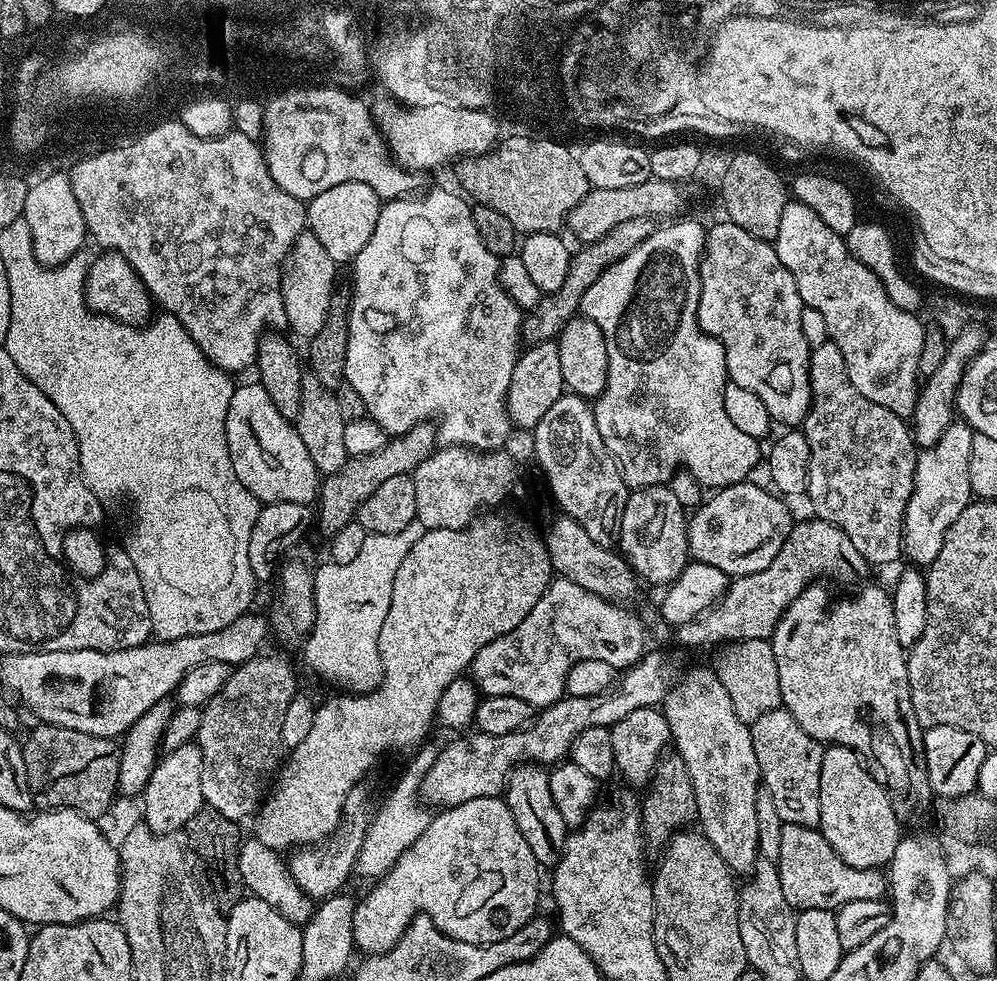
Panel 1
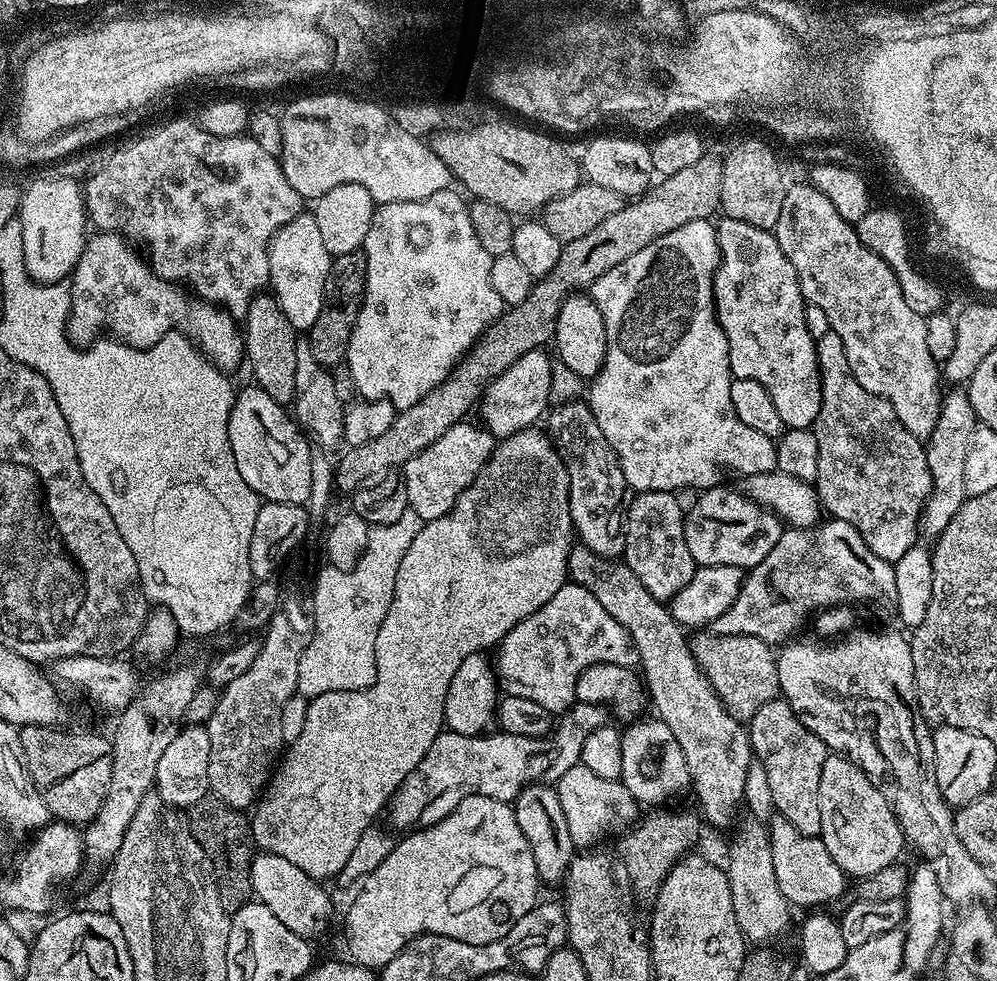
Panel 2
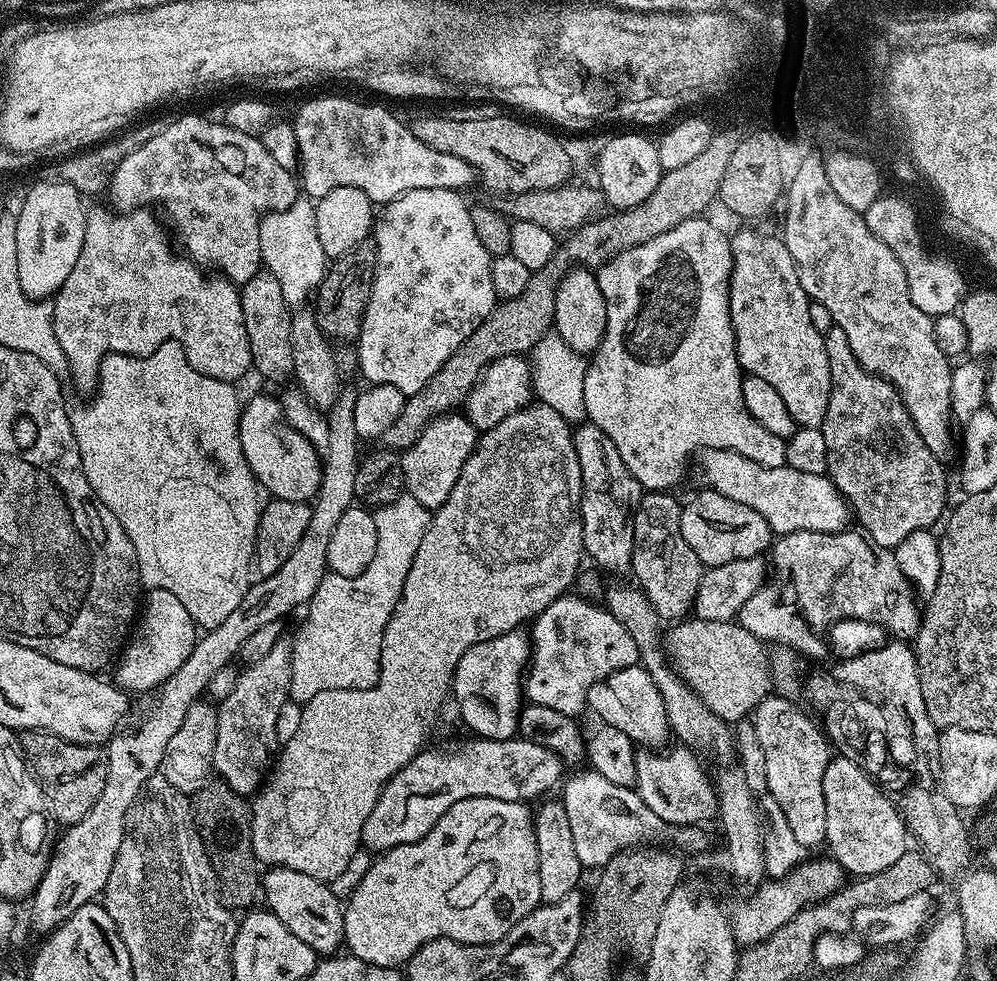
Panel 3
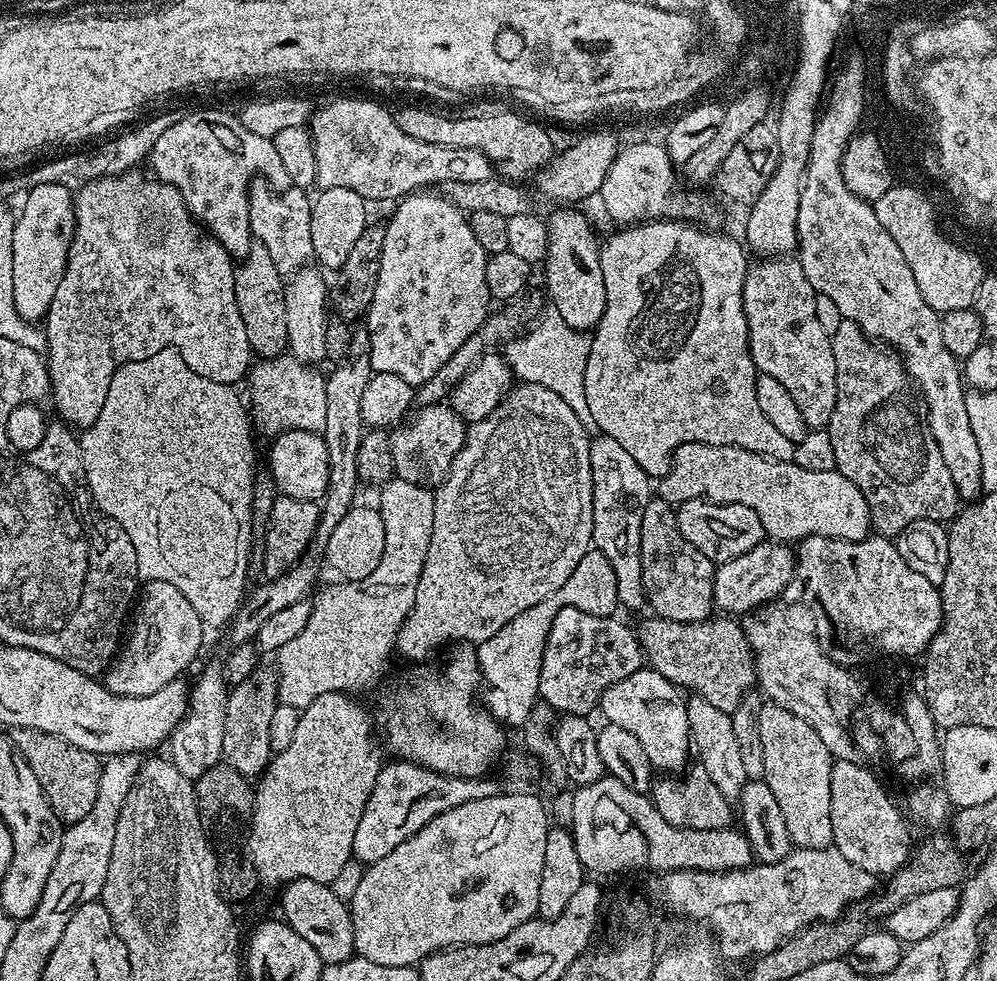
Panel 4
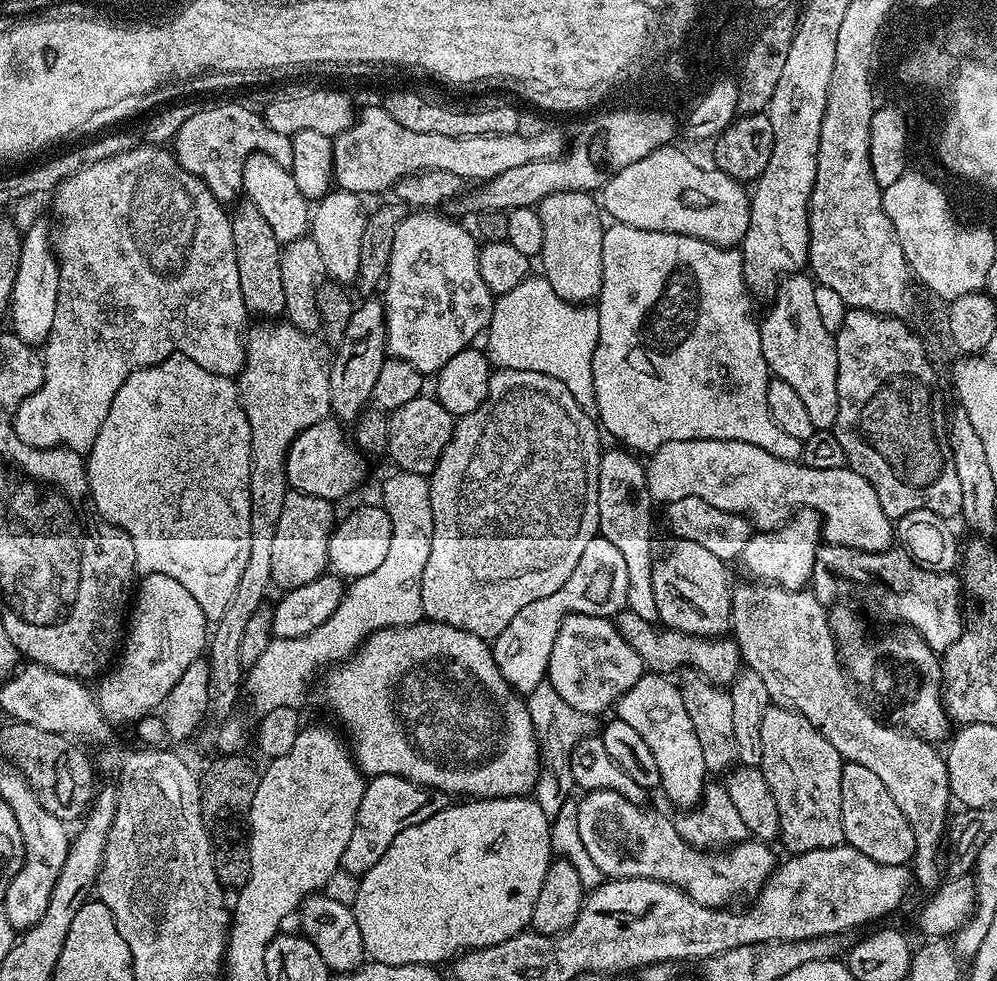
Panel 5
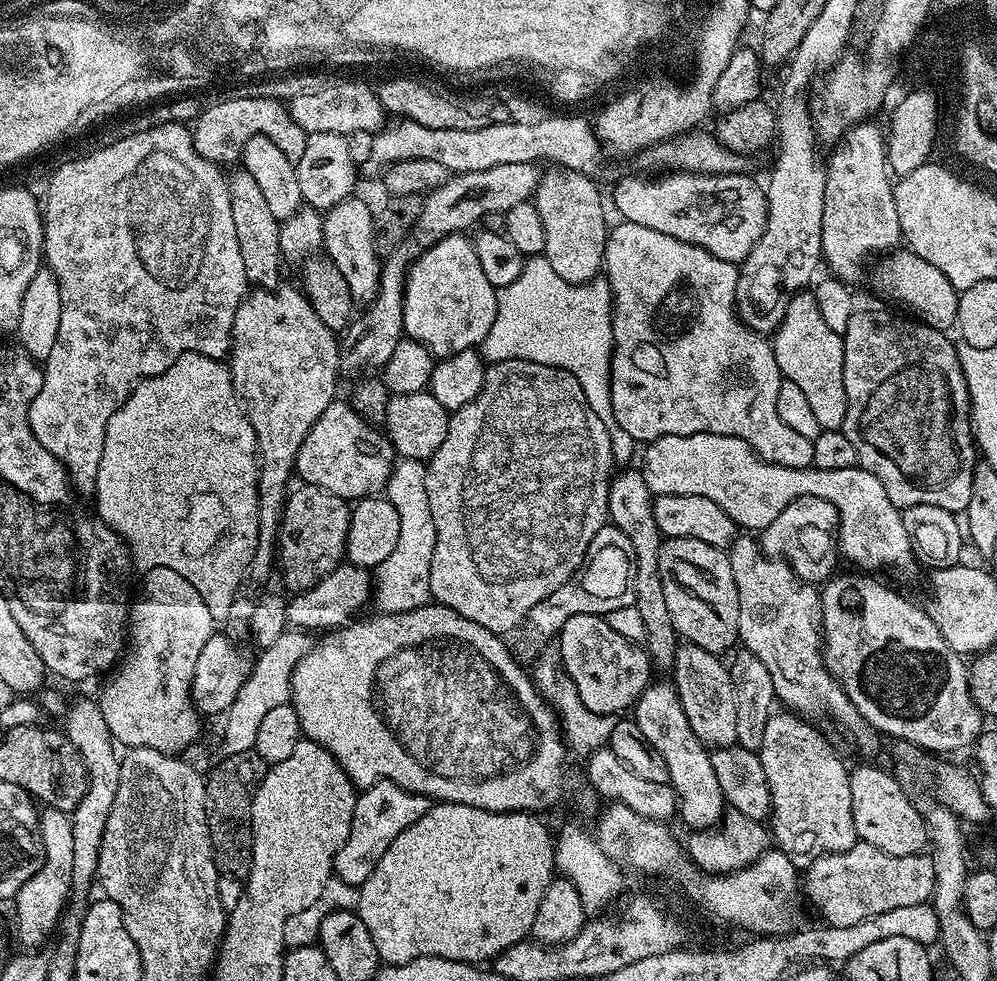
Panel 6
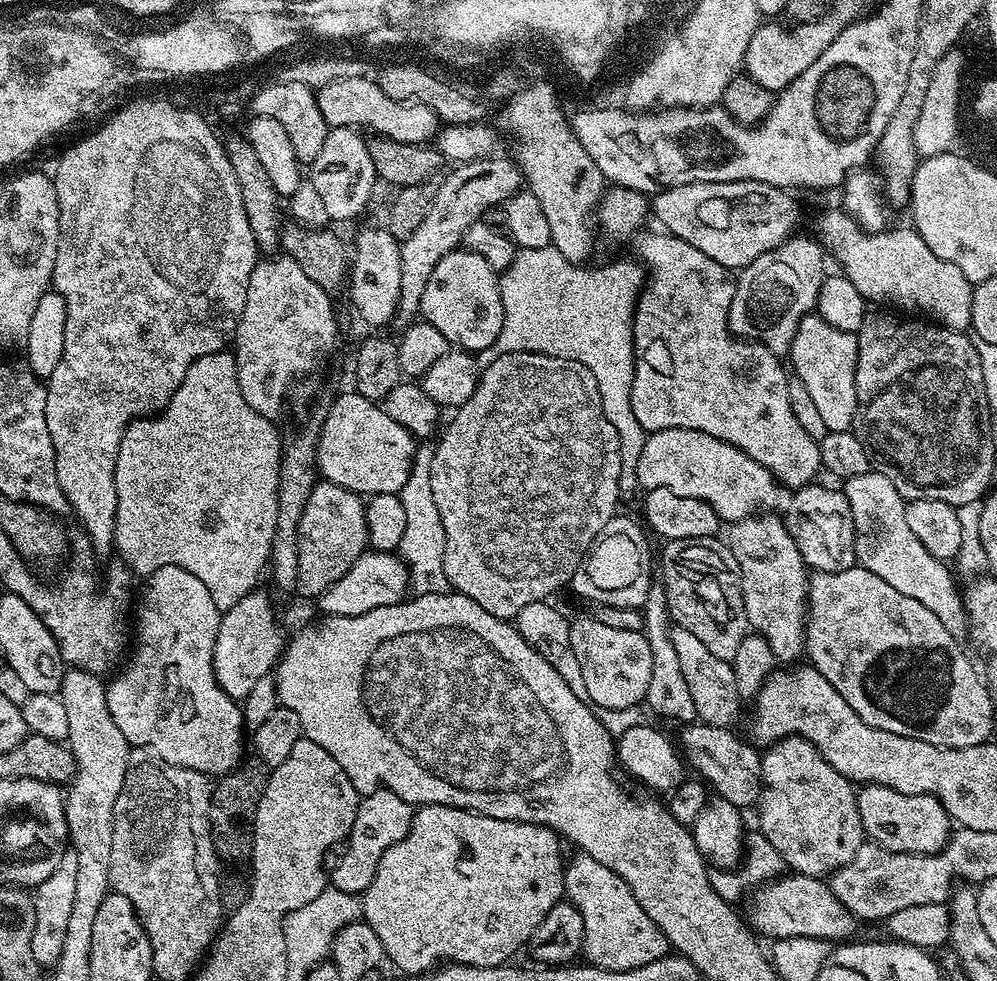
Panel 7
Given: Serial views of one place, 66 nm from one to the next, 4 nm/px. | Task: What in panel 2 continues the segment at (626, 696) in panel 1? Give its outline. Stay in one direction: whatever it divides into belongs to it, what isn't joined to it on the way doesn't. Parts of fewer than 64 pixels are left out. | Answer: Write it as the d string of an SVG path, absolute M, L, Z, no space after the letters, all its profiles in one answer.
M576 702L573 703L570 714L561 715L555 721L552 731L547 736L515 736L499 730L483 736L467 736L442 730L438 738L434 738L434 746L426 750L426 758L422 758L422 762L414 766L412 773L403 780L400 788L393 794L386 809L386 816L392 819L391 827L406 828L405 830L415 829L417 826L429 828L430 825L446 818L446 814L450 814L450 810L454 810L458 802L471 796L485 796L512 802L527 784L555 785L556 781L562 778L562 774L566 774L566 770L580 763L582 742L586 742L586 738L594 730L605 727L609 723L608 716L610 717L610 712L605 705Z

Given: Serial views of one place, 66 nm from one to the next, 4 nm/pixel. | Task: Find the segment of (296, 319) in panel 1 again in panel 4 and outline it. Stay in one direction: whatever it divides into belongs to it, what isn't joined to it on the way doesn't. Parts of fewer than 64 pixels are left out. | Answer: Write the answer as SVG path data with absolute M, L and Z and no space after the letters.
M256 178L248 185L248 209L253 237L270 250L274 266L278 266L281 276L287 278L293 272L305 267L313 259L310 242L310 214L312 200L303 188L288 186L285 192L275 192L267 179Z

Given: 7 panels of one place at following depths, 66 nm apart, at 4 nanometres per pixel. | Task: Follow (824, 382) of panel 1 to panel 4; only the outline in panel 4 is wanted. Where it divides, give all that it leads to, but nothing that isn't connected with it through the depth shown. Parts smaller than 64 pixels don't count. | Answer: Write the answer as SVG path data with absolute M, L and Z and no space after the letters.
M841 319L838 330L830 335L838 398L834 402L834 414L830 414L826 431L834 446L836 471L862 490L875 531L881 536L891 537L910 522L930 520L944 524L954 520L962 507L962 497L954 486L954 478L950 478L950 470L946 470L946 462L942 462L942 450L938 450L938 442L928 429L928 421L917 403L918 396L913 381L904 370L903 360L895 351L873 342L849 320Z

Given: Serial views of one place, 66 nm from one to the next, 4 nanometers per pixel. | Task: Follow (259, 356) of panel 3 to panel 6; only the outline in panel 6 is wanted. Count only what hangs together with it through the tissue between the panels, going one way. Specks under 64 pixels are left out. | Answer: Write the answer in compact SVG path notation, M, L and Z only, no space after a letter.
M243 166L237 167L236 170L233 176L227 177L227 181L230 190L230 208L234 210L234 228L238 230L238 244L242 246L242 262L246 266L246 278L249 285L271 290L281 281L279 280L280 264L282 265L281 221L274 218L258 182L254 182L254 174L247 172Z

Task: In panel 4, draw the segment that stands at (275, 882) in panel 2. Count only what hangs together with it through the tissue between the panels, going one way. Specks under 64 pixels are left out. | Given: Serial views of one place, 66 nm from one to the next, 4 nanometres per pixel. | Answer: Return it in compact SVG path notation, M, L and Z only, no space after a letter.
M293 880L291 884L283 885L282 892L284 897L280 900L280 908L284 911L283 923L302 934L302 938L318 950L318 958L322 958L325 964L346 962L356 955L354 922L349 905L338 899L329 885L313 880Z

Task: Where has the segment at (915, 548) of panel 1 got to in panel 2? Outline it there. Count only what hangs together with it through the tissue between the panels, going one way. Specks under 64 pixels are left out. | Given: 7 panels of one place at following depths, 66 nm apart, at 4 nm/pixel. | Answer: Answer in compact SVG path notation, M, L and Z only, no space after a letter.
M952 390L943 397L938 422L931 436L926 441L926 462L930 466L932 489L924 509L920 512L919 531L929 538L935 538L950 526L950 518L958 514L966 499L966 454L970 454L970 442L974 438L974 430L978 421L970 406L967 391Z

